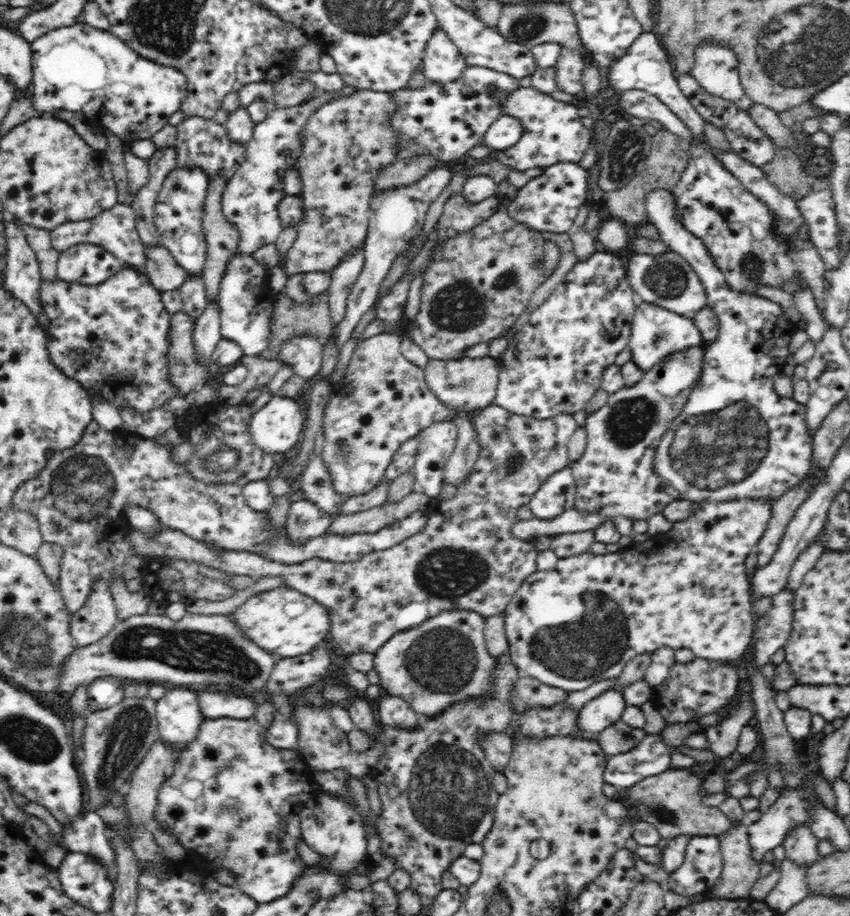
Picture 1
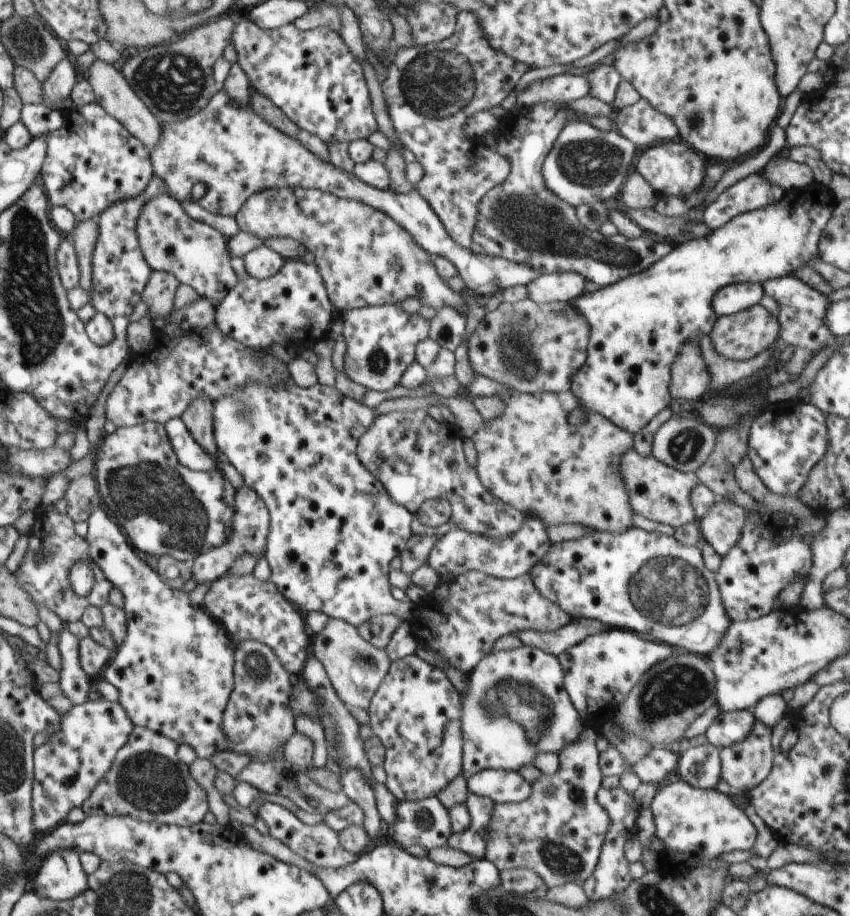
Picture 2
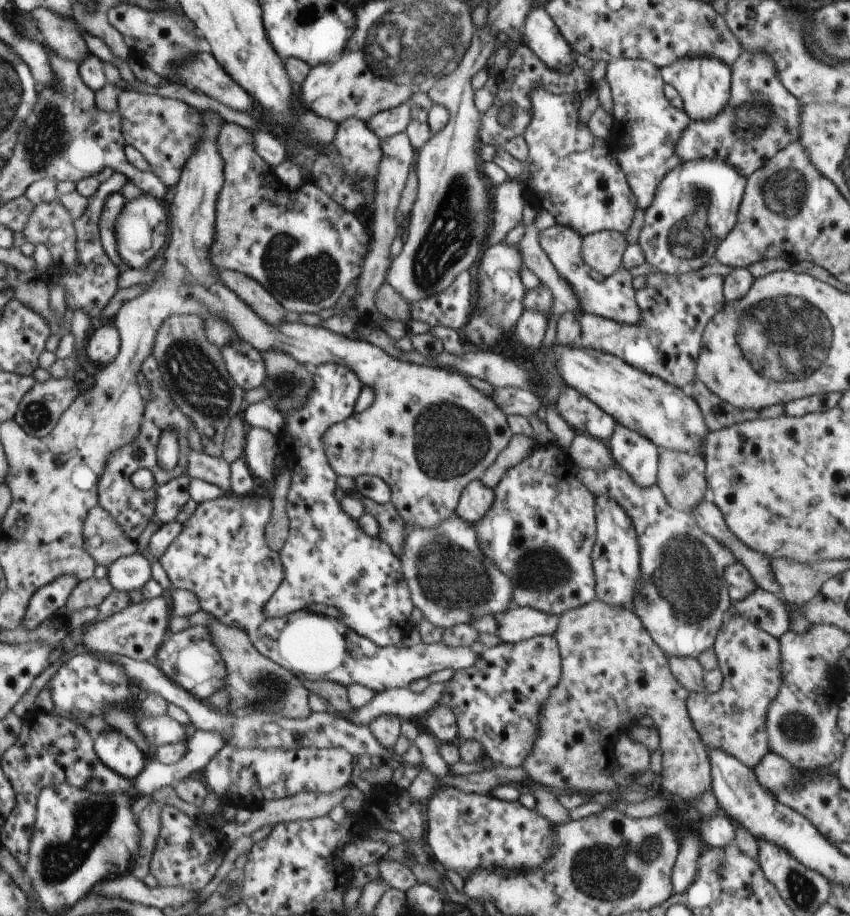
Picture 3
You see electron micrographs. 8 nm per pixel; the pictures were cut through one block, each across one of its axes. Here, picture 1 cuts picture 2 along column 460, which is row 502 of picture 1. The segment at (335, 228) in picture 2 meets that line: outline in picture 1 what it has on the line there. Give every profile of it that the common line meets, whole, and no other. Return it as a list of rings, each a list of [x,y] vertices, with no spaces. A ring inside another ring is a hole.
[[[307,499],[294,502],[290,506],[286,520],[286,537],[291,544],[306,544],[308,540],[326,534],[335,518],[324,514],[316,504]]]

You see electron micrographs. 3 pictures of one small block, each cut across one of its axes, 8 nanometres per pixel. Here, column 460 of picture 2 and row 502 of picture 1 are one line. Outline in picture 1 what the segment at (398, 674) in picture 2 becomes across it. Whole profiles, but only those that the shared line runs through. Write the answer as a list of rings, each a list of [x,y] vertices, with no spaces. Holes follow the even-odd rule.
[[[703,501],[695,503],[697,510],[692,517],[686,521],[677,521],[673,528],[655,539],[651,544],[643,547],[630,546],[627,550],[620,549],[616,553],[598,555],[597,553],[583,553],[559,559],[555,568],[550,571],[533,573],[516,589],[514,596],[510,598],[505,614],[505,630],[508,637],[508,658],[520,673],[540,682],[561,688],[570,692],[576,692],[588,688],[591,684],[602,679],[616,679],[622,674],[623,668],[635,656],[646,652],[654,652],[660,647],[689,648],[695,657],[706,660],[716,660],[718,663],[728,663],[732,667],[740,667],[742,656],[751,652],[751,642],[756,628],[757,618],[752,613],[752,596],[750,584],[750,571],[746,569],[745,560],[755,550],[758,540],[768,530],[768,524],[772,520],[772,507],[774,501],[727,501],[726,503],[714,503],[714,501]]]

